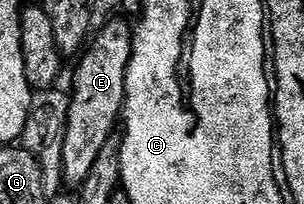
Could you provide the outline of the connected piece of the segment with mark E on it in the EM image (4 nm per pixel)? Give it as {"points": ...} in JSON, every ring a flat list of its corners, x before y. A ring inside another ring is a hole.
{"points":[[115,17,104,28,96,30,78,60,75,88,69,91,71,104,63,154,63,177,68,184,82,185,85,177,89,177,89,169,93,169,101,149,105,149,105,141,116,134,115,122,120,122,123,114,127,98,127,70,135,37,132,24,121,18]]}

